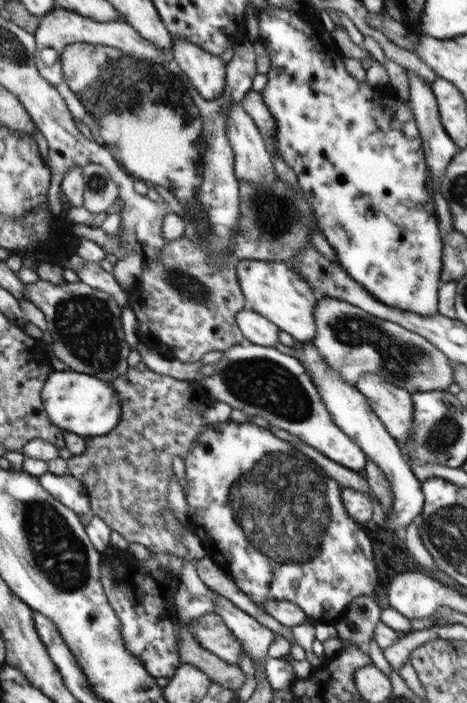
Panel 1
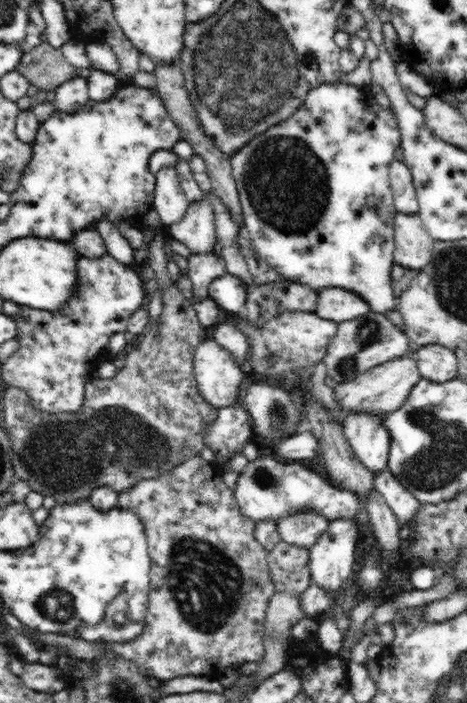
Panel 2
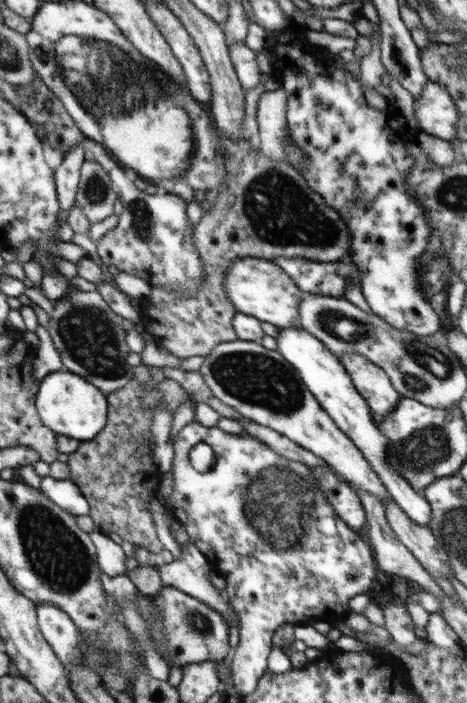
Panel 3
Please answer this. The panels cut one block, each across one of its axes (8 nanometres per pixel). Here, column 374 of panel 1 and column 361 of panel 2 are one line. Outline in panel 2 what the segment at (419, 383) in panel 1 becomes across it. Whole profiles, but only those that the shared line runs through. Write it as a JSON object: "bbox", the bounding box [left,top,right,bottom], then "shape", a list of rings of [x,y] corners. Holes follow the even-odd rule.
{"bbox":[323,310,411,383],"shape":[[[370,310],[364,316],[338,323],[337,333],[329,342],[323,362],[328,370],[327,375],[336,383],[354,380],[359,373],[384,362],[402,358],[411,352],[409,338],[385,314]]]}

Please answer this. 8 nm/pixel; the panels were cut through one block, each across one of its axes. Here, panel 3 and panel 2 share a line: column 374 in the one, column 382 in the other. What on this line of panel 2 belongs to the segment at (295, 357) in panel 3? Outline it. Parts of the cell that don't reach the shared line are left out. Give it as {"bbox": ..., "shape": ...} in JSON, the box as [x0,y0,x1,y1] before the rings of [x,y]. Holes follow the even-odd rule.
{"bbox":[343,412,390,475],"shape":[[[350,412],[344,416],[343,431],[356,458],[374,475],[387,468],[390,450],[390,435],[384,427],[384,416],[370,415],[369,412]]]}

